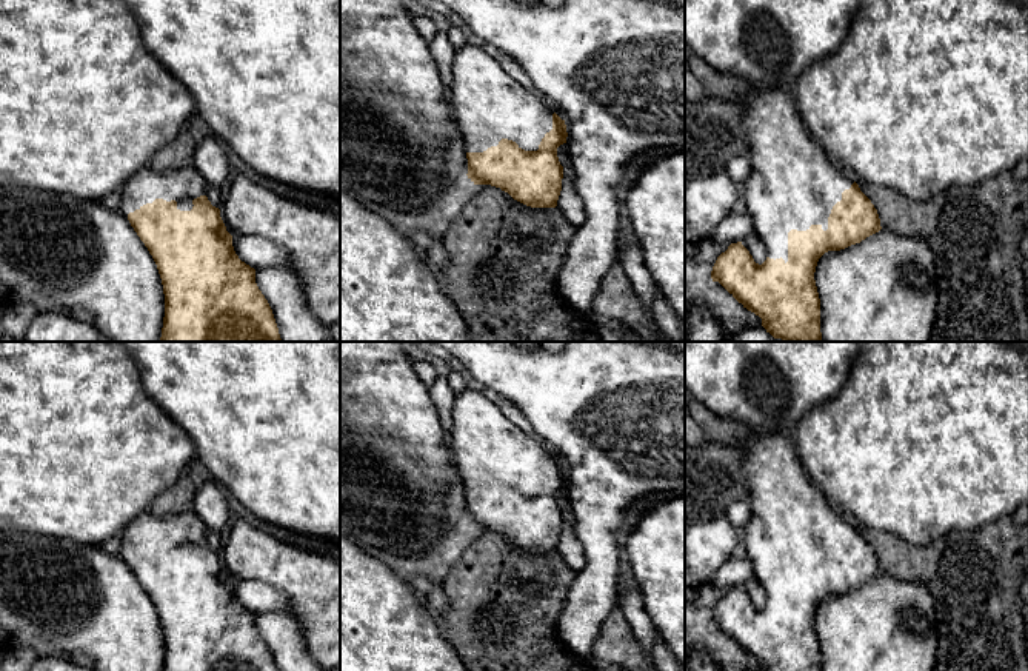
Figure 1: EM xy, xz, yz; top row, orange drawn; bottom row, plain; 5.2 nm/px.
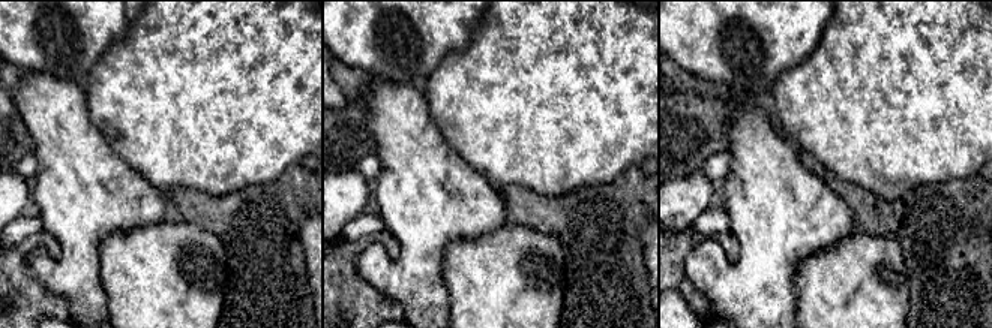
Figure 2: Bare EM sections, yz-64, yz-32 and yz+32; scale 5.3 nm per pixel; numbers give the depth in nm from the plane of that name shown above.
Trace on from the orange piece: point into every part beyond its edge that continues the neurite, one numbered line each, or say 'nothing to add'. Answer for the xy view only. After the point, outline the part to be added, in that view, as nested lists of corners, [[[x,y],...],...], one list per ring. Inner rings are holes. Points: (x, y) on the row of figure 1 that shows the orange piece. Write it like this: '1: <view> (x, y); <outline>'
1: xy (183, 185); [[[146,166],[132,174],[120,188],[120,212],[128,220],[129,212],[152,203],[155,199],[175,200],[177,209],[191,211],[192,200],[206,195],[208,186],[208,182],[194,166],[165,172]]]

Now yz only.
1: yz (793, 185); [[[754,86],[743,95],[739,94],[737,100],[743,105],[742,128],[748,142],[746,155],[751,160],[751,175],[740,186],[740,195],[745,200],[746,215],[753,220],[753,234],[763,242],[766,257],[774,260],[782,257],[786,263],[788,232],[806,231],[811,225],[820,225],[826,231],[833,206],[842,200],[842,192],[851,188],[854,179],[836,166],[813,142],[789,94],[776,88]]]

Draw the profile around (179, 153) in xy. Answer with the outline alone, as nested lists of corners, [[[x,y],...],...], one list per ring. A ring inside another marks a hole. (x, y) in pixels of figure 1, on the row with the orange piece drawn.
[[[183,128],[177,137],[160,148],[151,159],[149,168],[165,172],[192,166],[192,157],[197,146],[197,140],[188,128]]]

